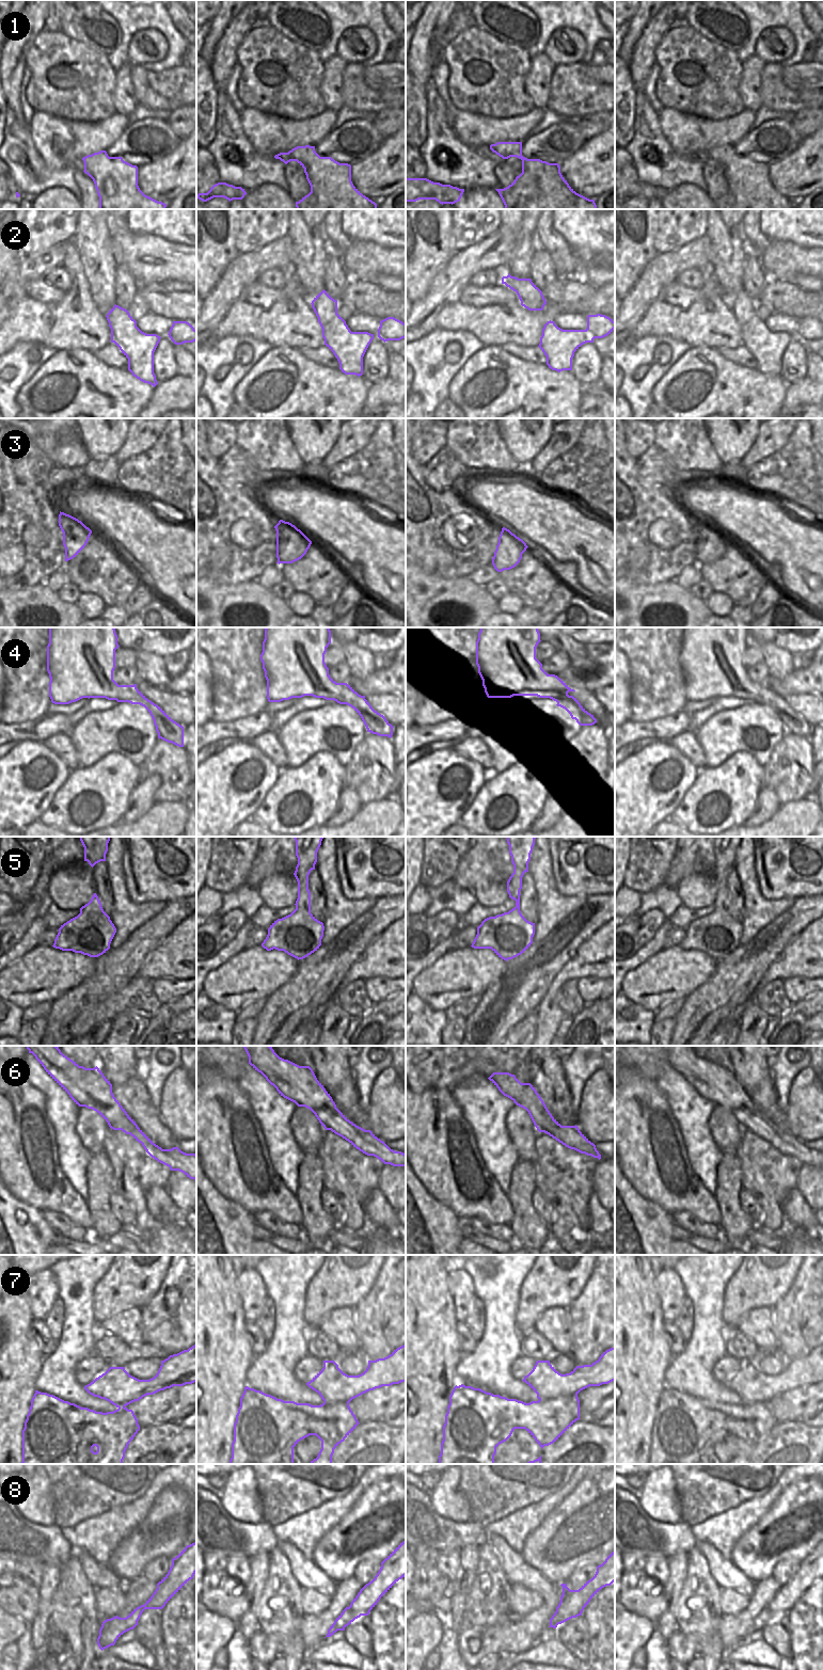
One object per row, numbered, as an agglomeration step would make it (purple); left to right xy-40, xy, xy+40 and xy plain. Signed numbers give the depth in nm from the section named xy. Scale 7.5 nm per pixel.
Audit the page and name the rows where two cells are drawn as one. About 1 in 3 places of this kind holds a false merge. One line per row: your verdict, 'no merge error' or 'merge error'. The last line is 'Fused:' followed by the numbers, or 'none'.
1: no merge error
2: no merge error
3: no merge error
4: no merge error
5: no merge error
6: no merge error
7: merge error
8: no merge error
Fused: 7

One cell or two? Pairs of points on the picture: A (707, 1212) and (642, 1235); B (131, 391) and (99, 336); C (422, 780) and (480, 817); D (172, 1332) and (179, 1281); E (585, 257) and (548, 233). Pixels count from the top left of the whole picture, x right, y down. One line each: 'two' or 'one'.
A: two
B: two
C: two
D: one
E: two

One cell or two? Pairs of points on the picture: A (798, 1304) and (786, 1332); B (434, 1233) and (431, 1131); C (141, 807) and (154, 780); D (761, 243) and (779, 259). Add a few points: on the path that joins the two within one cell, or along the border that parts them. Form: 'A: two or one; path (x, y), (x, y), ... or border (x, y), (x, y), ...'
A: one; path (798, 1310), (798, 1319), (792, 1325)
B: two; border (418, 1178), (423, 1187), (436, 1199), (455, 1212)
C: one; path (141, 800), (143, 792), (147, 786)
D: two; border (771, 240), (759, 256)

